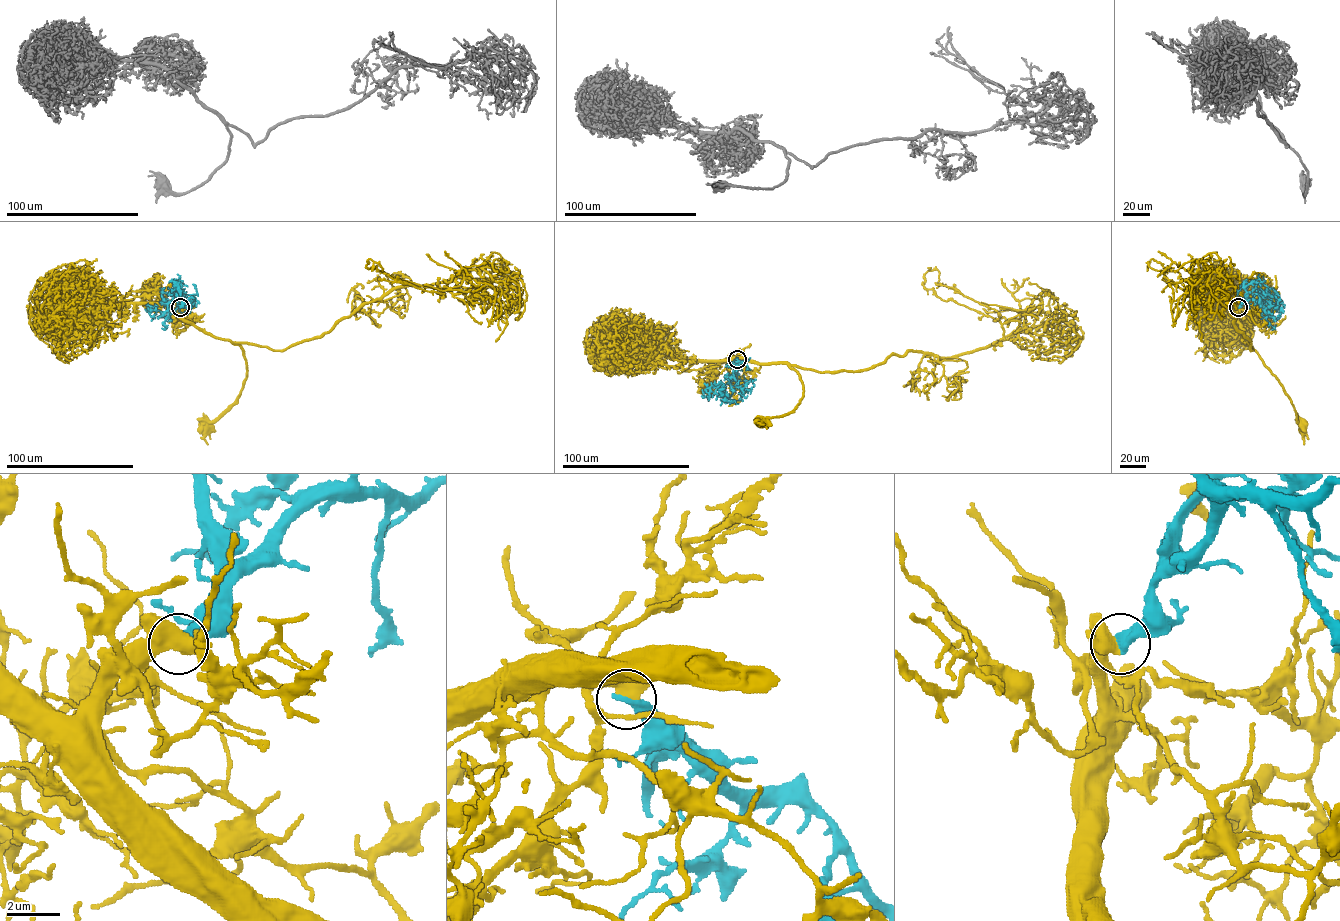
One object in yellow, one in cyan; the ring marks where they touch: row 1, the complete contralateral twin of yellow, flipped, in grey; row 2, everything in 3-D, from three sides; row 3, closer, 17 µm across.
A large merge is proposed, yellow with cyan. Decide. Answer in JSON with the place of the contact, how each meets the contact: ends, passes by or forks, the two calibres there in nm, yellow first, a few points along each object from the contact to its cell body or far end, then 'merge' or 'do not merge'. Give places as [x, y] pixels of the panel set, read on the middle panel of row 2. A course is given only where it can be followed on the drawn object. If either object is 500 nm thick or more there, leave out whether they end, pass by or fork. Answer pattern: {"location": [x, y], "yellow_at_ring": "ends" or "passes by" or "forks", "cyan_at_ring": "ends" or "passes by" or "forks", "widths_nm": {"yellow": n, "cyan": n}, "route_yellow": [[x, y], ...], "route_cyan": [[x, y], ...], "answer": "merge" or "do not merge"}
{"location": [737, 359], "widths_nm": {"yellow": 500, "cyan": 480}, "route_yellow": [[737, 359], [786, 363], [802, 381], [803, 396], [797, 406], [786, 414], [765, 417], [762, 422]], "route_cyan": [[737, 359], [729, 383], [733, 389], [738, 386], [741, 399], [745, 385], [741, 387], [751, 390], [751, 387]], "answer": "merge"}

